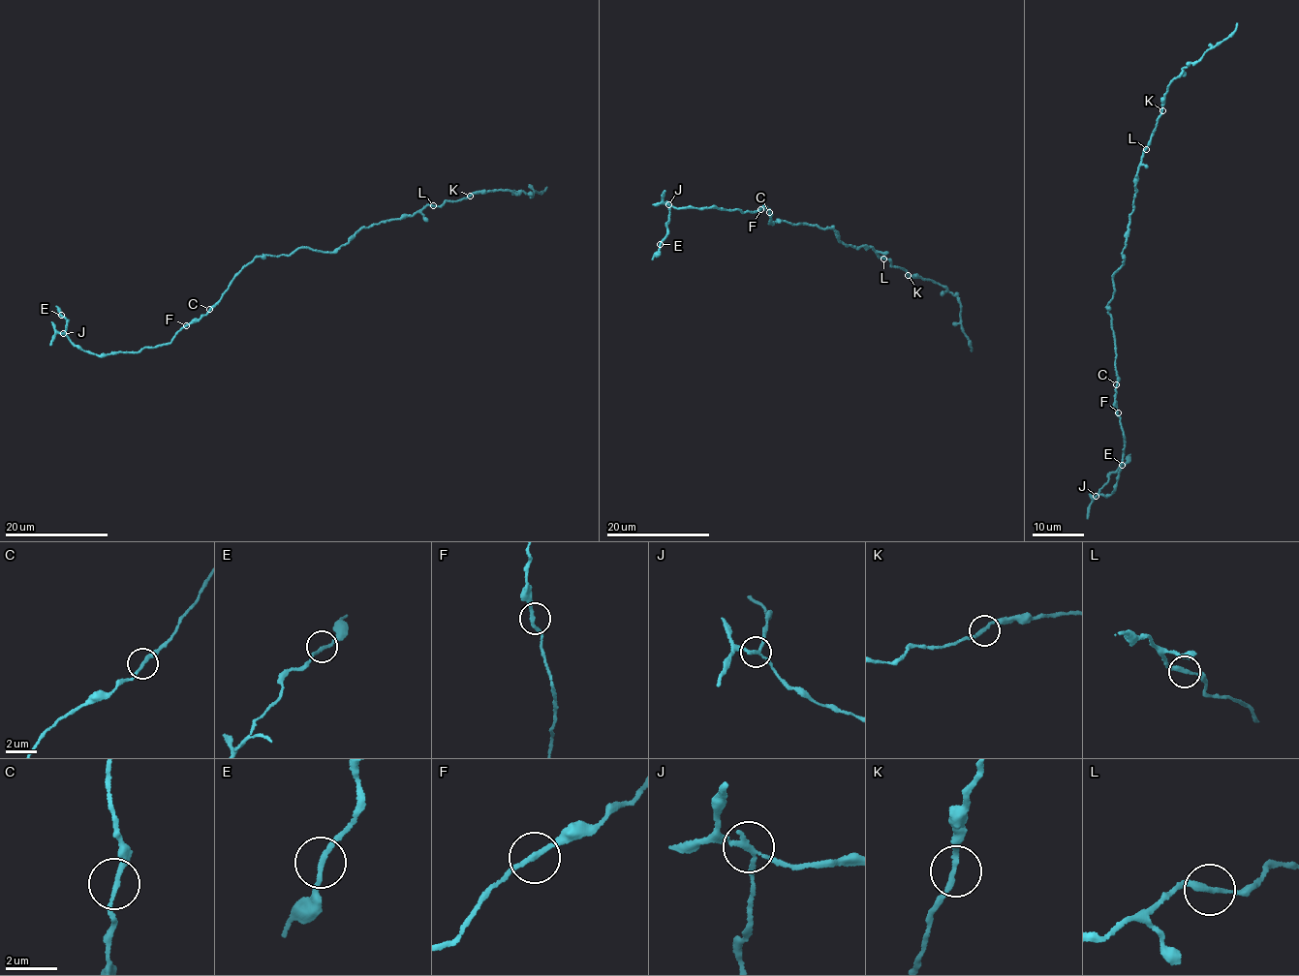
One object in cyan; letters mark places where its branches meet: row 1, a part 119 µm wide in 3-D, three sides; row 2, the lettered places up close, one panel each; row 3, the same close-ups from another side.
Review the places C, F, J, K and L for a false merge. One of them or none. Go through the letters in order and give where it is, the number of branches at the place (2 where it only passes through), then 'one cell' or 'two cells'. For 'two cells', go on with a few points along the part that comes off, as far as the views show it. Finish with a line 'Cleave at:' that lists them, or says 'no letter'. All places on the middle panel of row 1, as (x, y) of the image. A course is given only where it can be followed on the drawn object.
C: place (769, 212); branches 2; one cell
F: place (760, 209); branches 2; one cell
J: place (668, 204); branches 3; two cells; course (668, 204), (666, 233), (652, 259)
K: place (908, 275); branches 2; one cell
L: place (883, 259); branches 2; one cell
Cleave at: J

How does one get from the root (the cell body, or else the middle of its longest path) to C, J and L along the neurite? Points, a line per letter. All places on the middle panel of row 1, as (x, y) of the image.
C: (800, 224), (778, 220), (770, 224), (772, 214), (769, 212)
J: (800, 224), (778, 220), (770, 224), (772, 214), (766, 208), (743, 212), (736, 208), (677, 208), (668, 204)
L: (800, 224), (825, 228), (833, 227), (840, 242), (858, 248), (873, 247), (879, 258), (883, 259)

